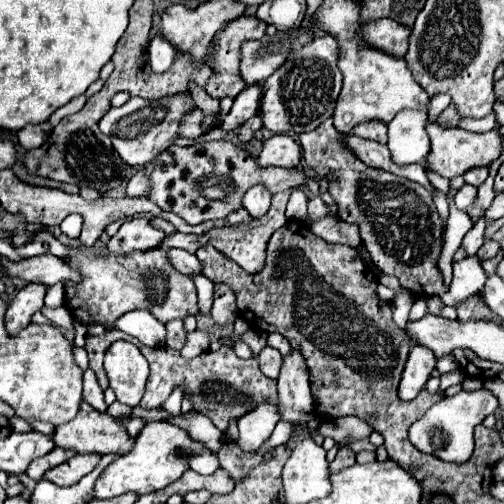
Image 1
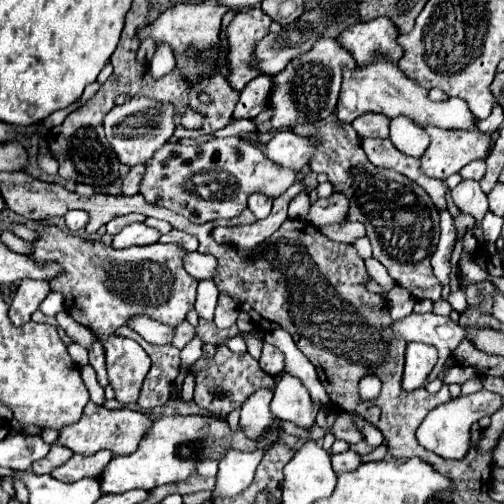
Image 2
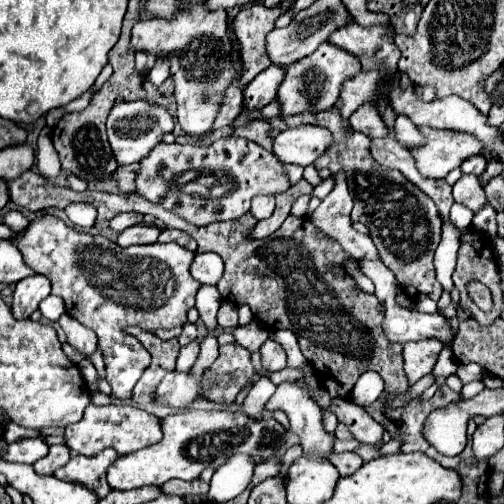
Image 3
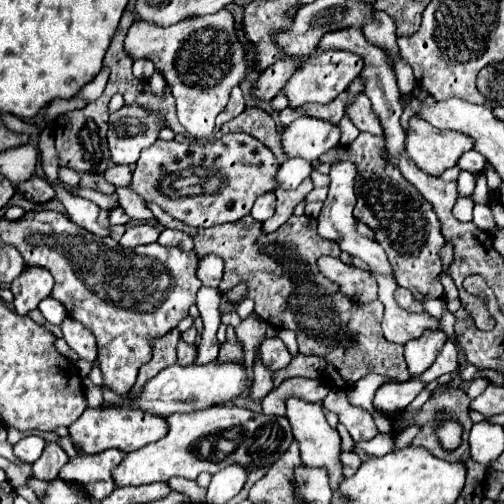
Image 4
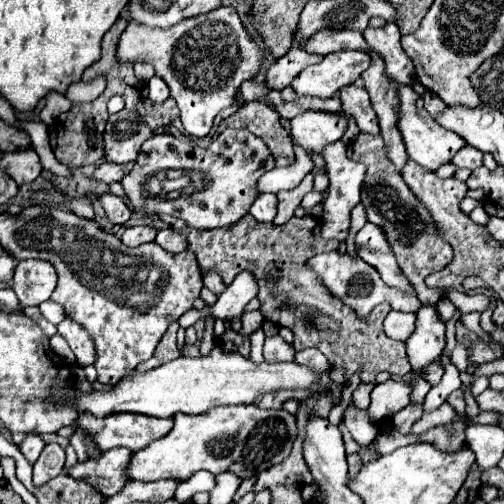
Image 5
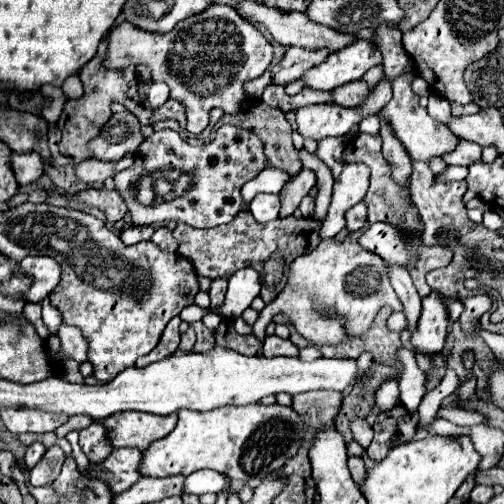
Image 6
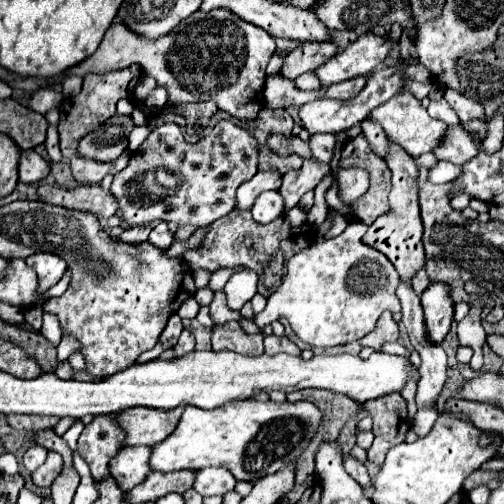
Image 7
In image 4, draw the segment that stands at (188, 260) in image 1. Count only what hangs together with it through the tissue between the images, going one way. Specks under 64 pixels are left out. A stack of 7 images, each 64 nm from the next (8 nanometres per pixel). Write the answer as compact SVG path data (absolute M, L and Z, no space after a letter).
M204 256L204 260L200 260L196 274L204 286L218 288L222 282L222 270L222 260L218 256Z

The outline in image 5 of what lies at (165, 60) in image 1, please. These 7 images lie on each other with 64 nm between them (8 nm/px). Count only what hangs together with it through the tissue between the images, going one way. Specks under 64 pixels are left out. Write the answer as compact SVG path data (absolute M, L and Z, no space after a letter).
M152 78L150 82L148 82L148 98L152 100L152 102L156 102L156 104L162 104L166 98L168 98L168 86L166 86L166 82L162 80L162 78Z

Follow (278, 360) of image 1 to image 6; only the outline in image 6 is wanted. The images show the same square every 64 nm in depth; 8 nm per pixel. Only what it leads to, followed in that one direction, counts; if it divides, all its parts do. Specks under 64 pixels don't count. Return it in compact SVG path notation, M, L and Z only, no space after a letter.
M266 336L262 346L264 356L298 356L298 348L284 338L278 336Z

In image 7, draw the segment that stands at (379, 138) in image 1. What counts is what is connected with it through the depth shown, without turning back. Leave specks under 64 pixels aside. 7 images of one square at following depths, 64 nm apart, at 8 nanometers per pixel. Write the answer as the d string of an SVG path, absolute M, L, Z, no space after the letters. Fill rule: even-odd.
M356 76L352 80L344 80L344 82L328 86L326 88L326 96L348 100L348 98L356 96L356 92L360 92L360 88L364 88L364 84L366 84L366 76ZM362 122L362 132L364 132L370 148L372 148L378 156L384 156L384 154L388 152L388 148L390 148L388 142L390 142L390 140L386 138L384 130L382 130L378 124L374 124L374 122Z

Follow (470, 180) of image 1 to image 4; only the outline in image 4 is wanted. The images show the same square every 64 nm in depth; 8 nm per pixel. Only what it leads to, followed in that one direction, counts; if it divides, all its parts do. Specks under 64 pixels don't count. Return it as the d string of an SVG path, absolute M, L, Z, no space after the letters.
M476 150L464 152L458 160L458 168L460 170L470 170L470 172L482 172L484 164L486 164L486 158L480 156L480 152L476 152Z

